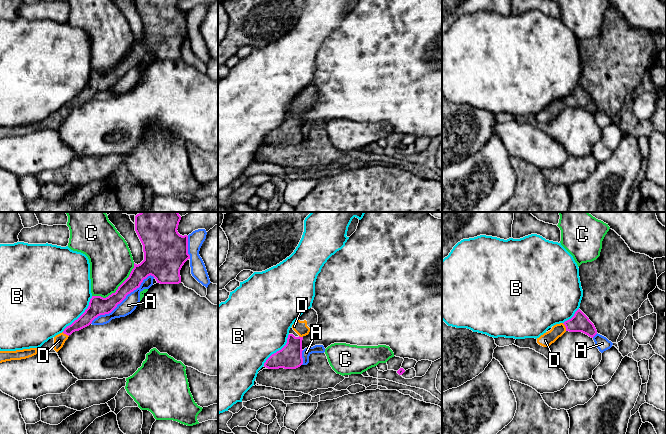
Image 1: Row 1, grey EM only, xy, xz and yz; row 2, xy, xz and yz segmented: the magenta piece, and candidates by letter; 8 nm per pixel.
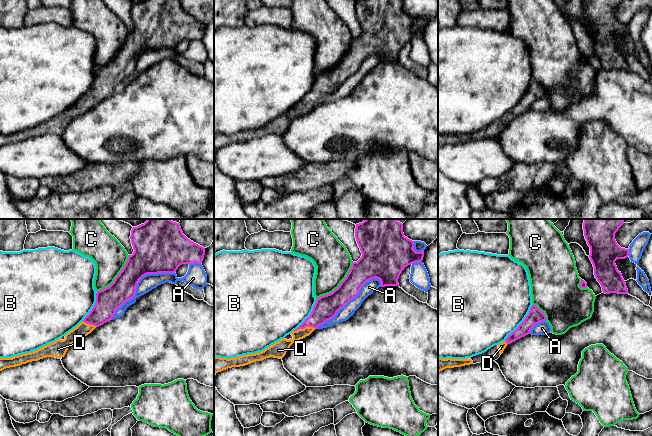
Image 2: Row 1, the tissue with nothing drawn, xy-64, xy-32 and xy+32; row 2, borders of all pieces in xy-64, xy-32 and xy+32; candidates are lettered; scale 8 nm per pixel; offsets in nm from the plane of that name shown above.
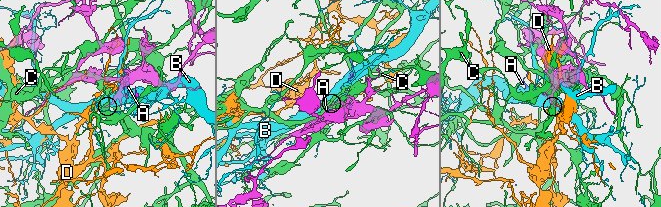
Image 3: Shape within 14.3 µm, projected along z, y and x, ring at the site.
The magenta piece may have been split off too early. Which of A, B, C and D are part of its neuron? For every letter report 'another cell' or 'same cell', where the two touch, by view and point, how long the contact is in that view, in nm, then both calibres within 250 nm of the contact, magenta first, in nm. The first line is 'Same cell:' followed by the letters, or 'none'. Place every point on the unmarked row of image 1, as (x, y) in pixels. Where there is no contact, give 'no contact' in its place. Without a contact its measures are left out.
Same cell: D
A: another cell | xy (123, 75) | 650 nm | 150/120 nm
B: another cell | xy (81, 91) | 380 nm | 150/500 nm
C: another cell | xy (117, 65) | 440 nm | 150/340 nm
D: same cell | yz (565, 102) | 70 nm | 150/110 nm

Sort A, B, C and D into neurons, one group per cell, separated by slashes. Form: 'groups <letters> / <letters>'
groups A / B / C / D

